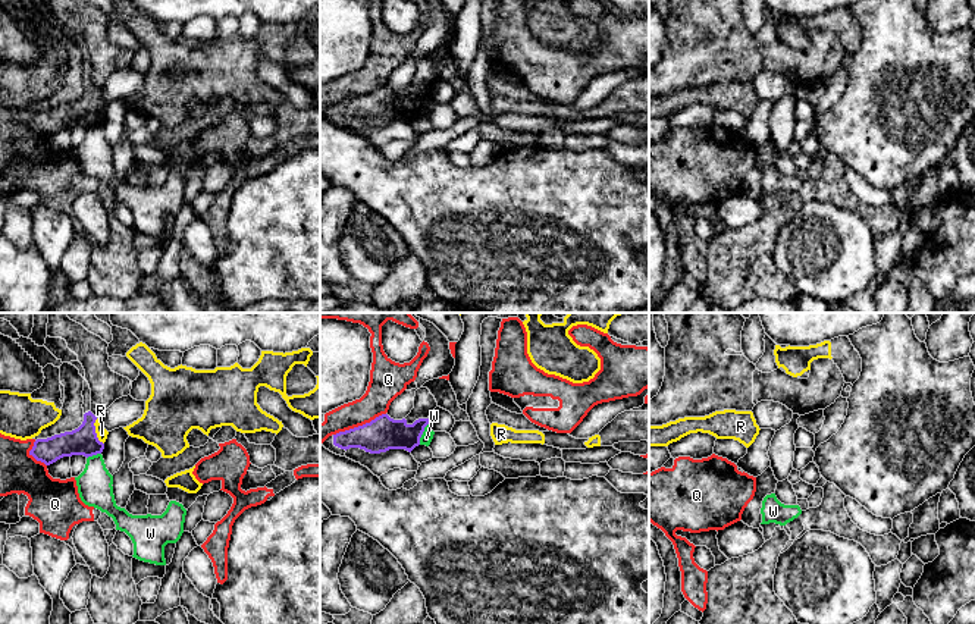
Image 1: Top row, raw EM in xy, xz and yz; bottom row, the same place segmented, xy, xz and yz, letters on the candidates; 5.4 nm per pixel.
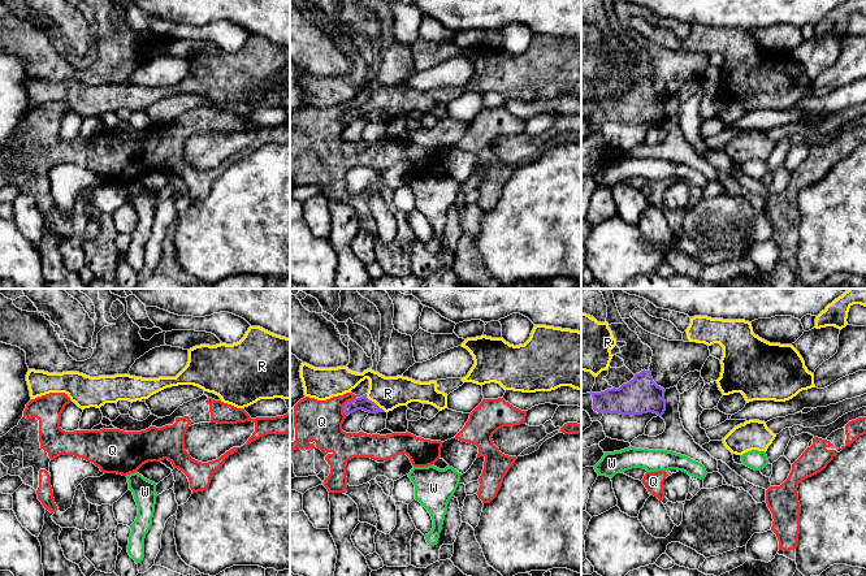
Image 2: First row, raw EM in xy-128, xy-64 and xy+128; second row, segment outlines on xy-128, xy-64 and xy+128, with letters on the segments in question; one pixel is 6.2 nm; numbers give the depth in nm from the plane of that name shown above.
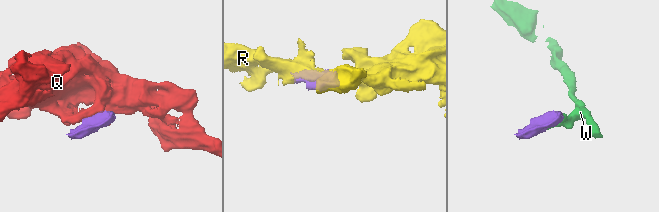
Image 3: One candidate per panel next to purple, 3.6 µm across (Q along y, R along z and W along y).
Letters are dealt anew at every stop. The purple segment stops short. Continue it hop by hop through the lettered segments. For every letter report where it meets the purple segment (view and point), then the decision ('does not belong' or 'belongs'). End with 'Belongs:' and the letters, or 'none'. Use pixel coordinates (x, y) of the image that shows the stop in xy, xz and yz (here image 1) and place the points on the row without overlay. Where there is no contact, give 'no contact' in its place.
Q: xz (359, 97) | does not belong
R: xy (94, 103) | belongs
W: xz (422, 104) | does not belong
Belongs: R

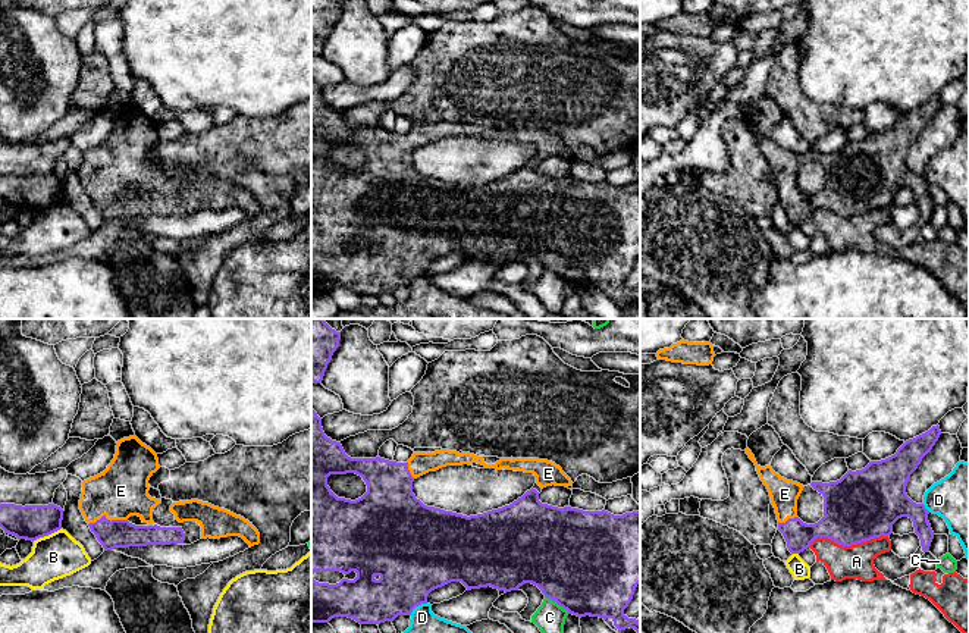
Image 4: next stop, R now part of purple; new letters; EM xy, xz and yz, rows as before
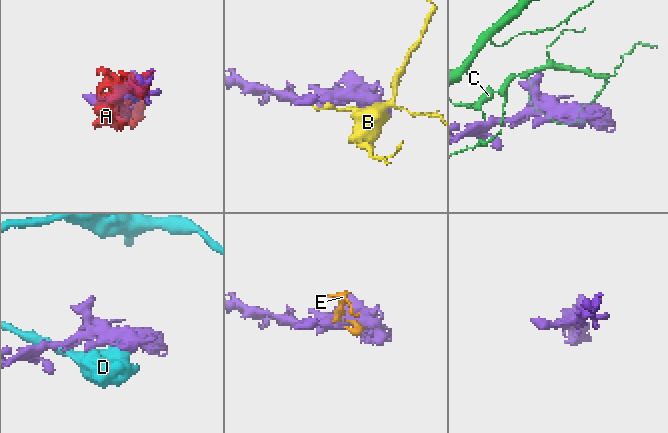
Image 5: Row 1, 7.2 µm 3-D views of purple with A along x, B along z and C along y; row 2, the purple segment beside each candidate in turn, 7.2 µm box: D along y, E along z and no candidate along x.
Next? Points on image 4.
A: yz (847, 216) | does not belong
B: xy (46, 206) | does not belong
C: xz (557, 273) | does not belong
D: xz (417, 276) | does not belong
E: xy (107, 191) | belongs
Belongs: E

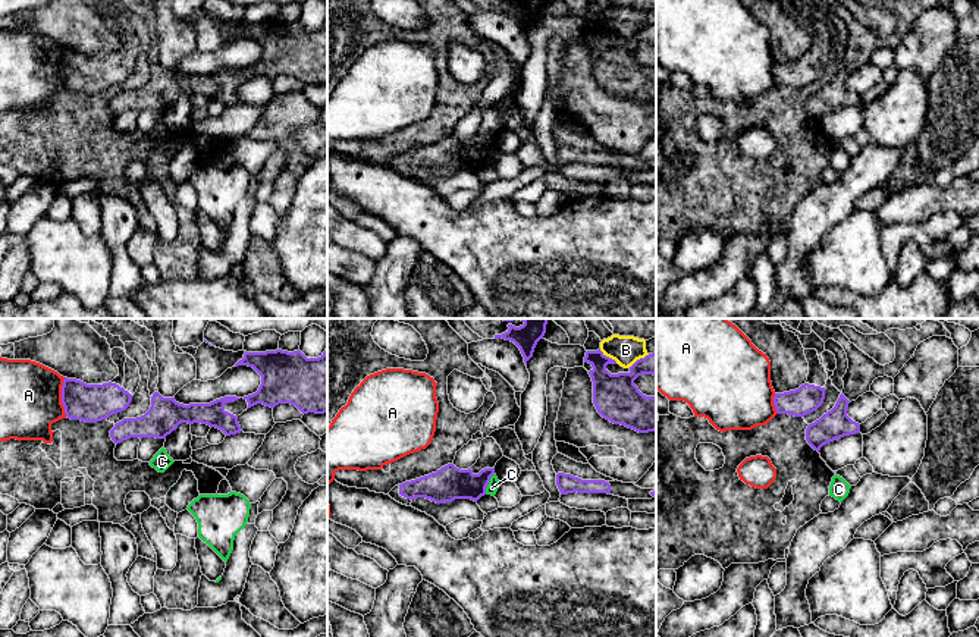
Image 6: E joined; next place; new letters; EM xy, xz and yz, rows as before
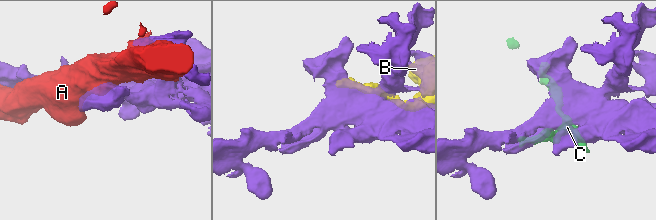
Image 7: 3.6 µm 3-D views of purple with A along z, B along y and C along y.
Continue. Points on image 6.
A: xy (62, 68) | does not belong
B: xz (608, 28) | does not belong
C: xz (488, 154) | does not belong
Belongs: none

